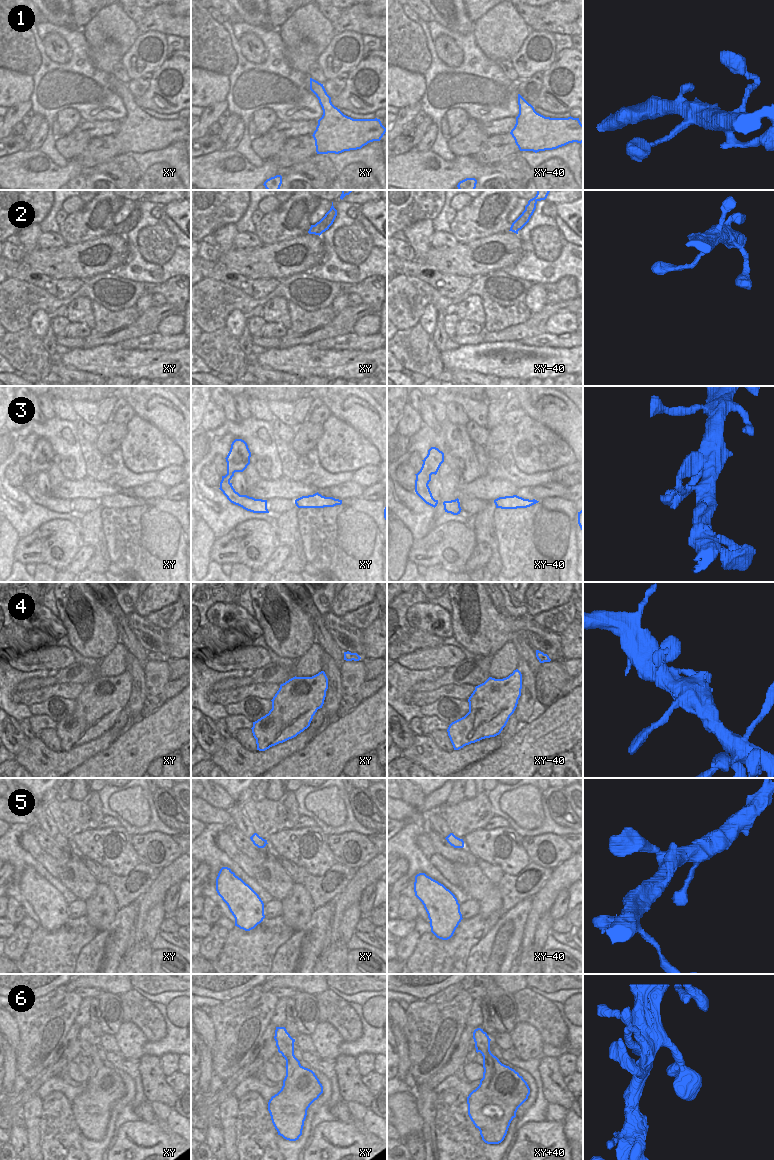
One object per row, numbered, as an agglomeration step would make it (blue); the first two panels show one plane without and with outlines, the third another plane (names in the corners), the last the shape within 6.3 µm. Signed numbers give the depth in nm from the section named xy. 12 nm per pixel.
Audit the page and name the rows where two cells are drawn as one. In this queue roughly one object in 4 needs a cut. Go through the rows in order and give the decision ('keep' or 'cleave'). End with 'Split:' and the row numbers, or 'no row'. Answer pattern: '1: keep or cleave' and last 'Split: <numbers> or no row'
1: keep
2: keep
3: keep
4: cleave
5: keep
6: keep
Split: 4

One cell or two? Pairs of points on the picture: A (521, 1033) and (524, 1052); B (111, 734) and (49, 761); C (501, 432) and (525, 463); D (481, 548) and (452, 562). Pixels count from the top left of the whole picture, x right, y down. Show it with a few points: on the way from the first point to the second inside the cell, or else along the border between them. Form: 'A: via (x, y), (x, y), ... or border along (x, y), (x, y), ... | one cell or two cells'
A: via (524, 1038), (524, 1047) | one cell
B: via (96, 746), (70, 760), (64, 761) | one cell
C: border along (515, 426), (515, 436), (509, 451) | two cells
D: border along (477, 543), (466, 562), (465, 571) | two cells

